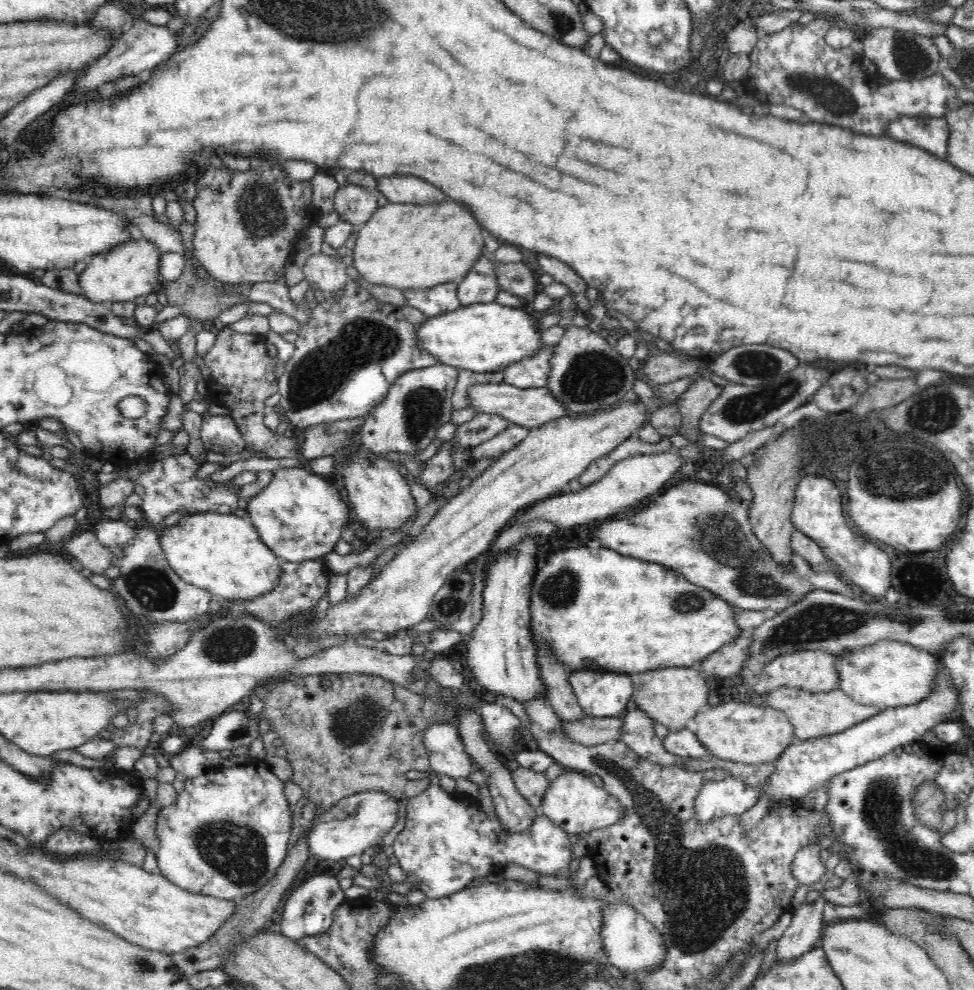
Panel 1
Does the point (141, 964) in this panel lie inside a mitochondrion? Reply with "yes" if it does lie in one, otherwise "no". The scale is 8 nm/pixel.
yes

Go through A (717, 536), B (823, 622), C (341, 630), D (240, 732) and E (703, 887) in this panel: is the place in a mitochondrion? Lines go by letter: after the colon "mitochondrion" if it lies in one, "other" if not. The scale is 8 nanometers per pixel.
A: mitochondrion
B: mitochondrion
C: other
D: mitochondrion
E: mitochondrion

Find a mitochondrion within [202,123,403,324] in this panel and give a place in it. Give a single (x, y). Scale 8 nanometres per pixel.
(266, 203)

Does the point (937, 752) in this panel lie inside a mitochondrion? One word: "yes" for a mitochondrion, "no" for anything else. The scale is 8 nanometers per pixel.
no

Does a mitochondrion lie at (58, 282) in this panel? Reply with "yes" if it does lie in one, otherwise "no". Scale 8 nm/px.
no

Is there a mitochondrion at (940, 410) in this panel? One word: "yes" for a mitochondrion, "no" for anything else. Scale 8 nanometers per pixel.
yes

